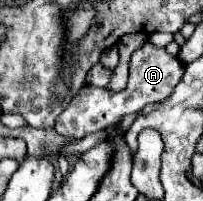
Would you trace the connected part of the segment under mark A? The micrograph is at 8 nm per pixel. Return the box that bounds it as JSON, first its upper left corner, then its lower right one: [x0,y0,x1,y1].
[55,41,183,139]

